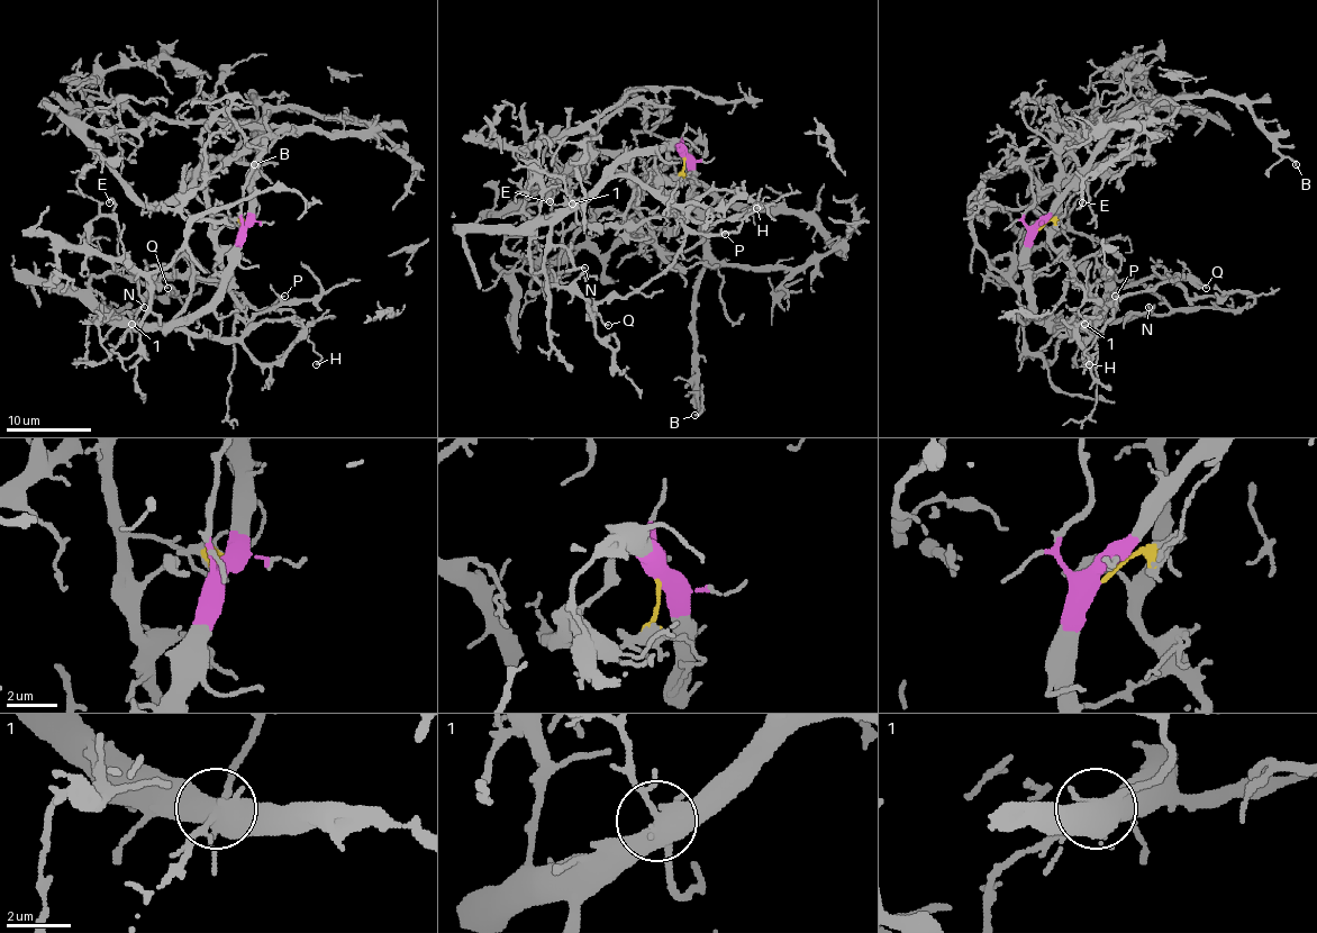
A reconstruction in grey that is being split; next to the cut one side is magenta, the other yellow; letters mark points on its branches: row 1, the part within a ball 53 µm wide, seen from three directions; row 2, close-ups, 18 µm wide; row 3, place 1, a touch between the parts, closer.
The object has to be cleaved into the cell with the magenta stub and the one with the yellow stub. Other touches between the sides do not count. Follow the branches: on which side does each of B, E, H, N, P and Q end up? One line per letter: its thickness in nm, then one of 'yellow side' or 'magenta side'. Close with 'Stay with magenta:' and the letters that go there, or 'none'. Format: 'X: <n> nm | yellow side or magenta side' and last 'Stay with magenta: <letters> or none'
B: 160 nm | magenta side
E: 180 nm | magenta side
H: 170 nm | yellow side
N: 140 nm | magenta side
P: 150 nm | yellow side
Q: 100 nm | yellow side
Stay with magenta: B, E, N

